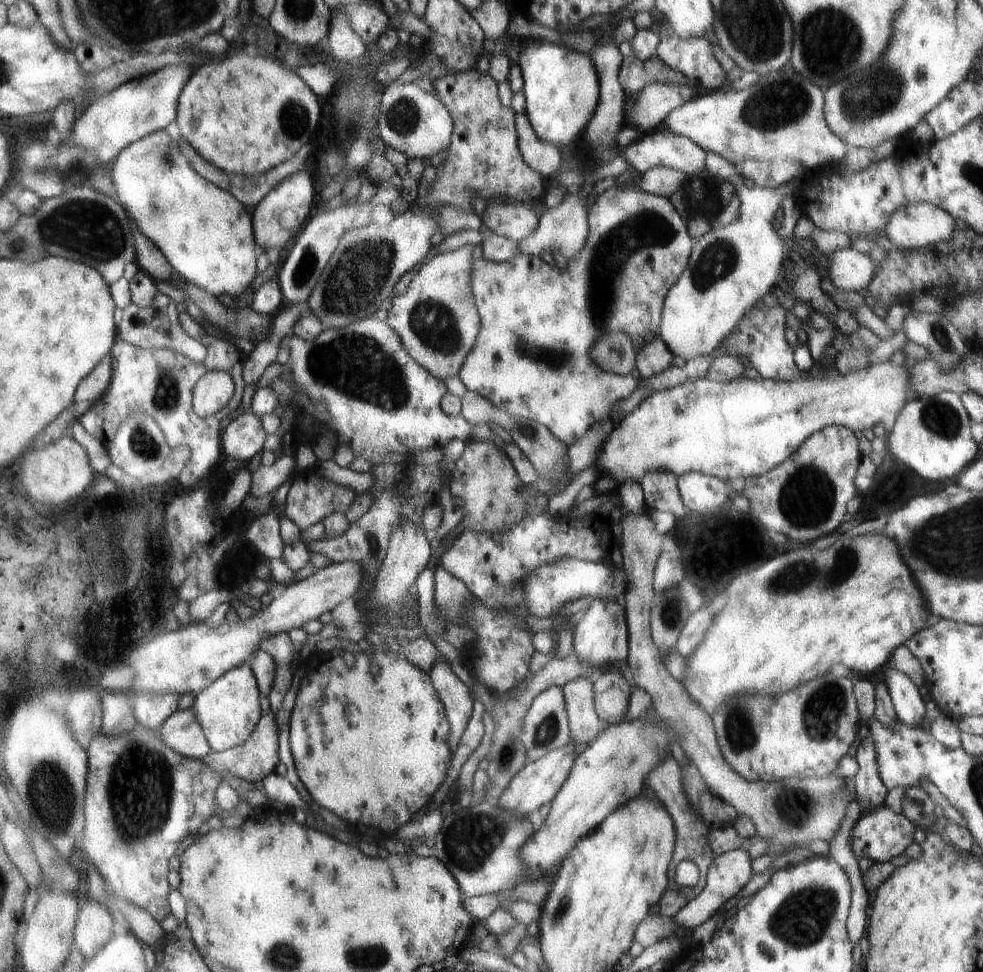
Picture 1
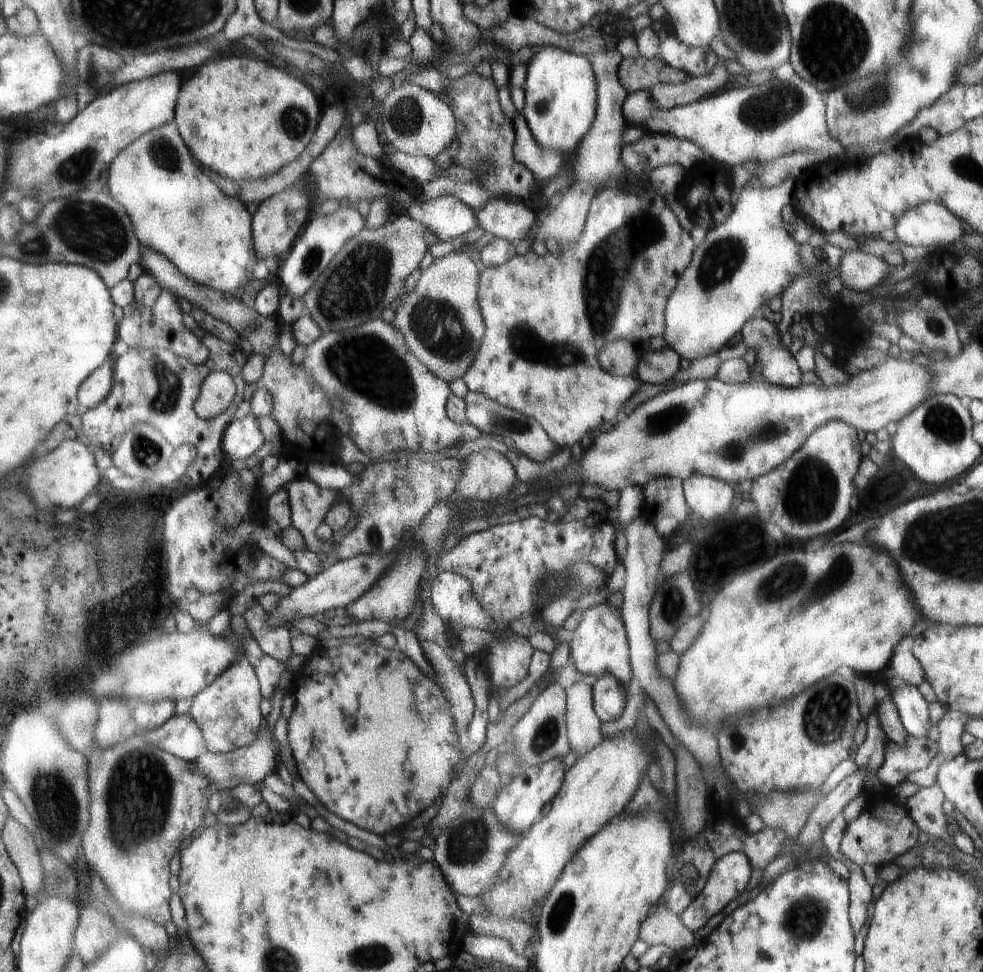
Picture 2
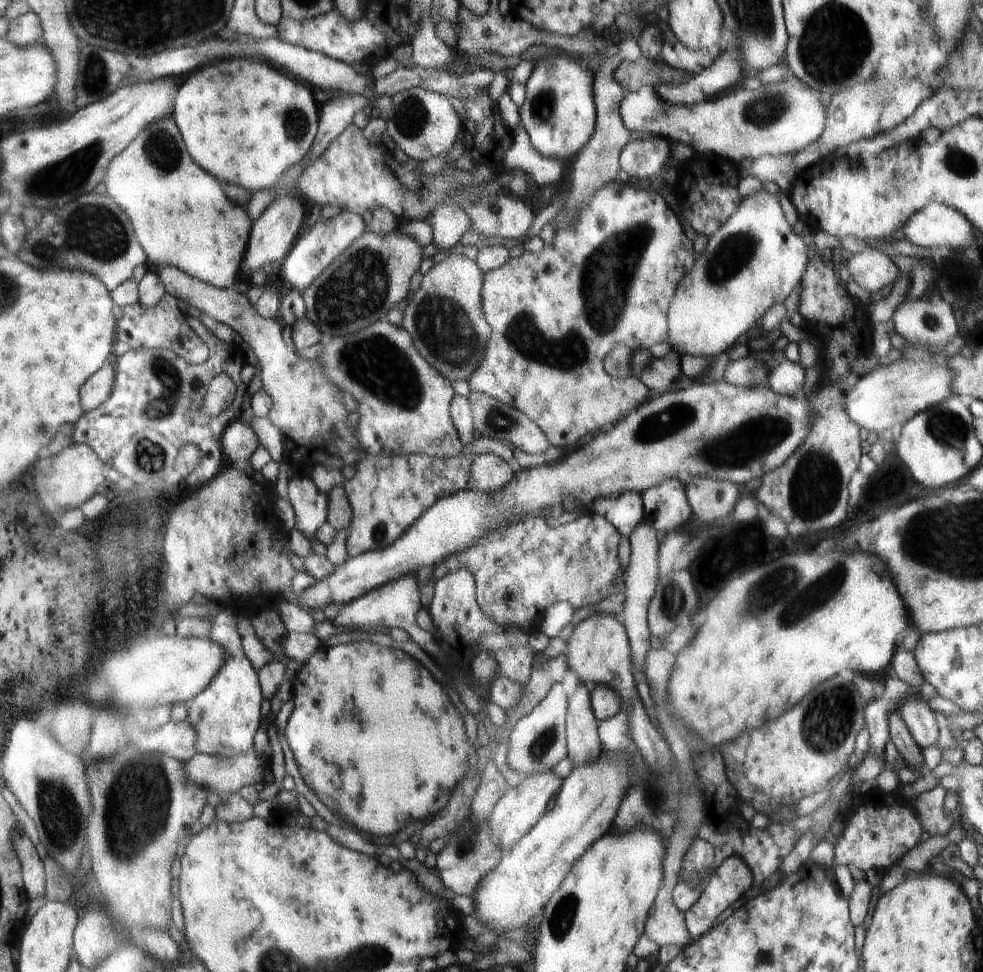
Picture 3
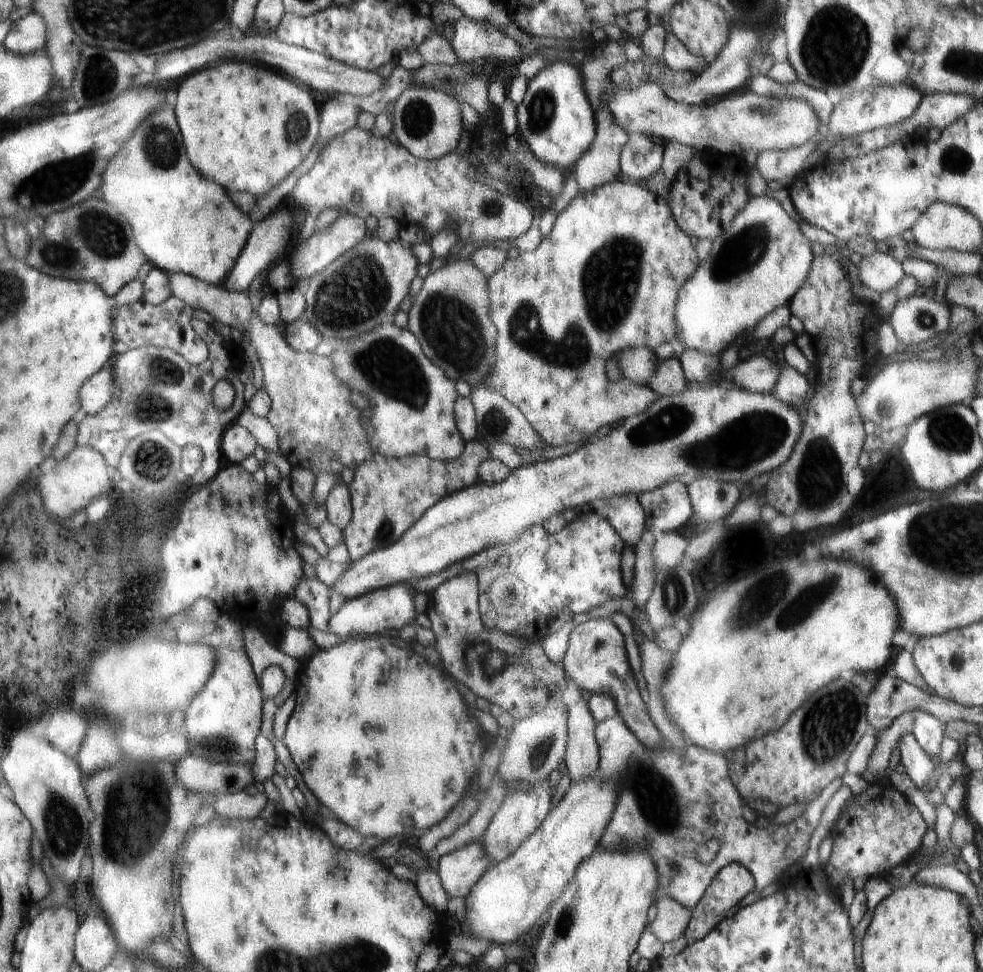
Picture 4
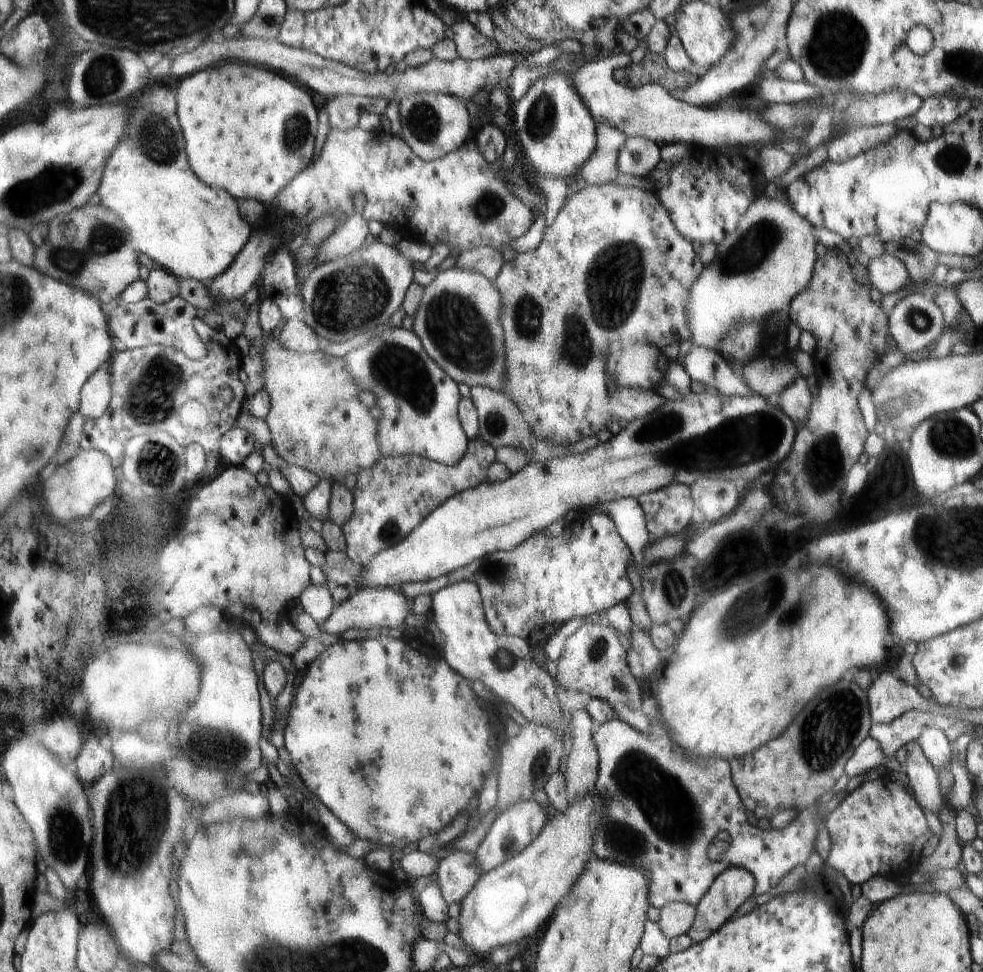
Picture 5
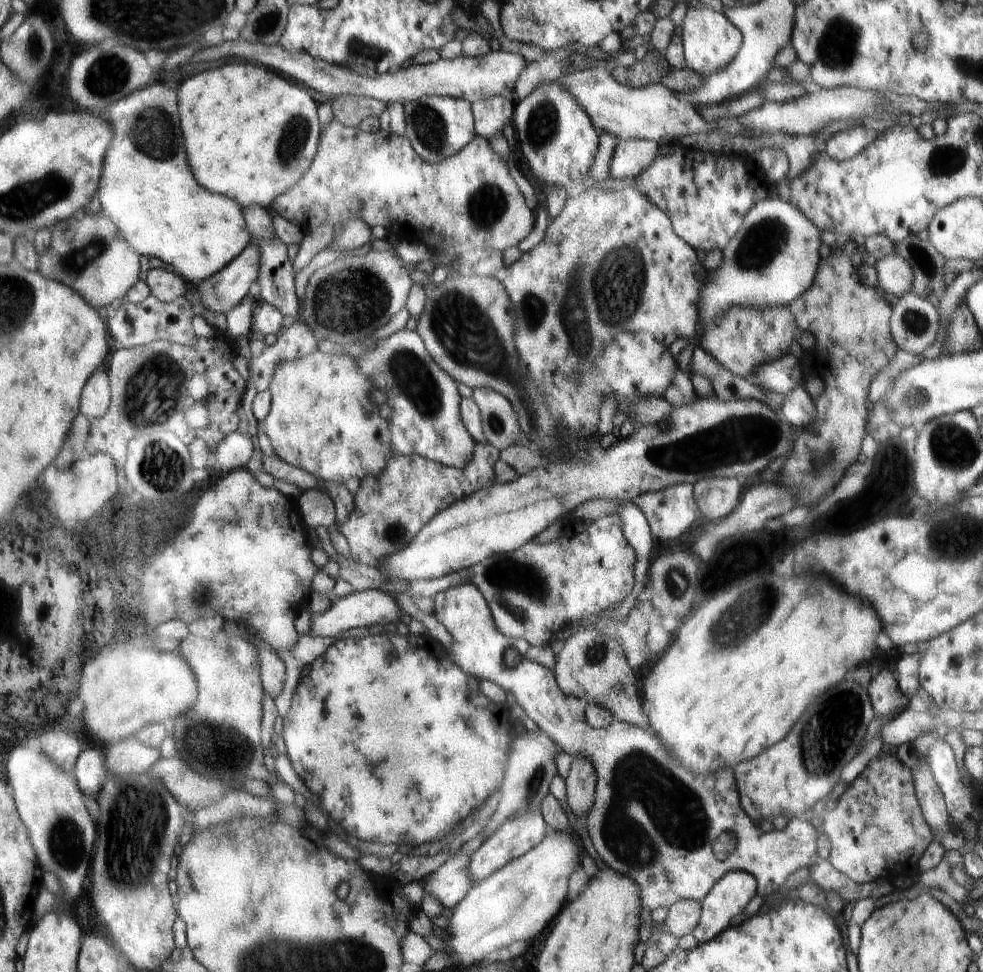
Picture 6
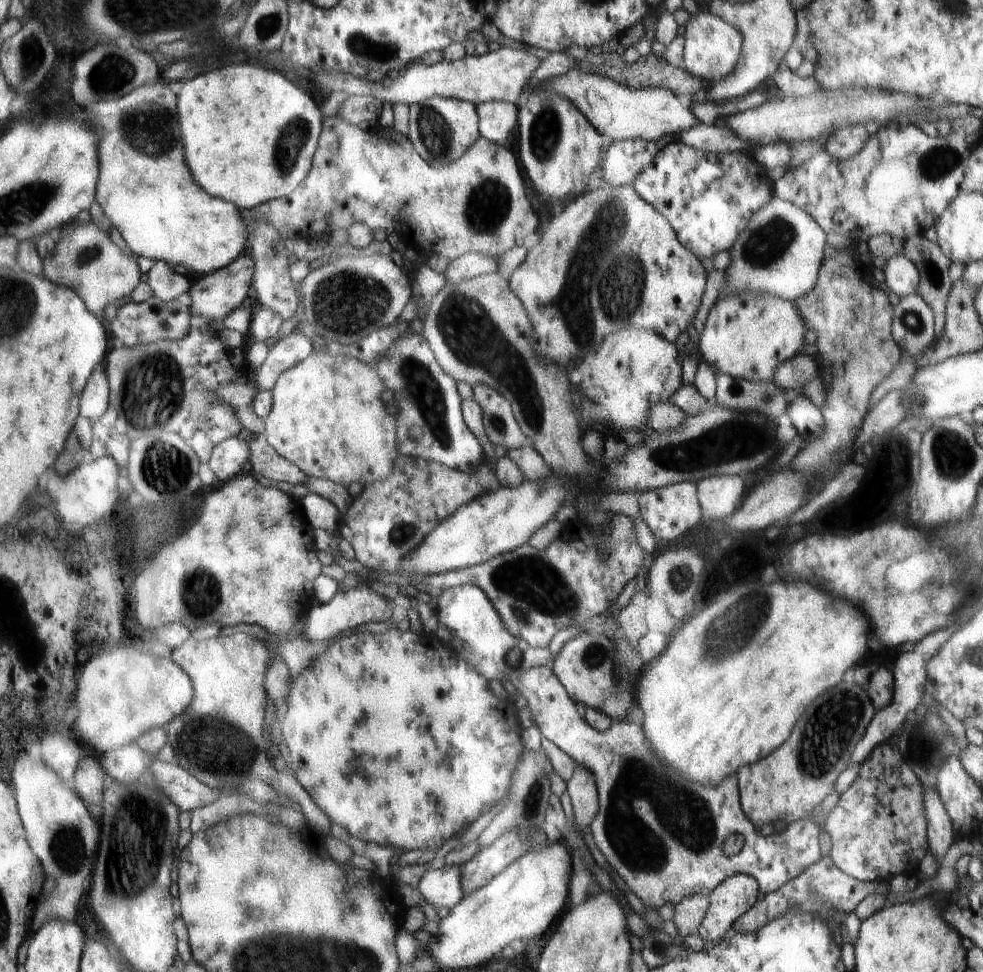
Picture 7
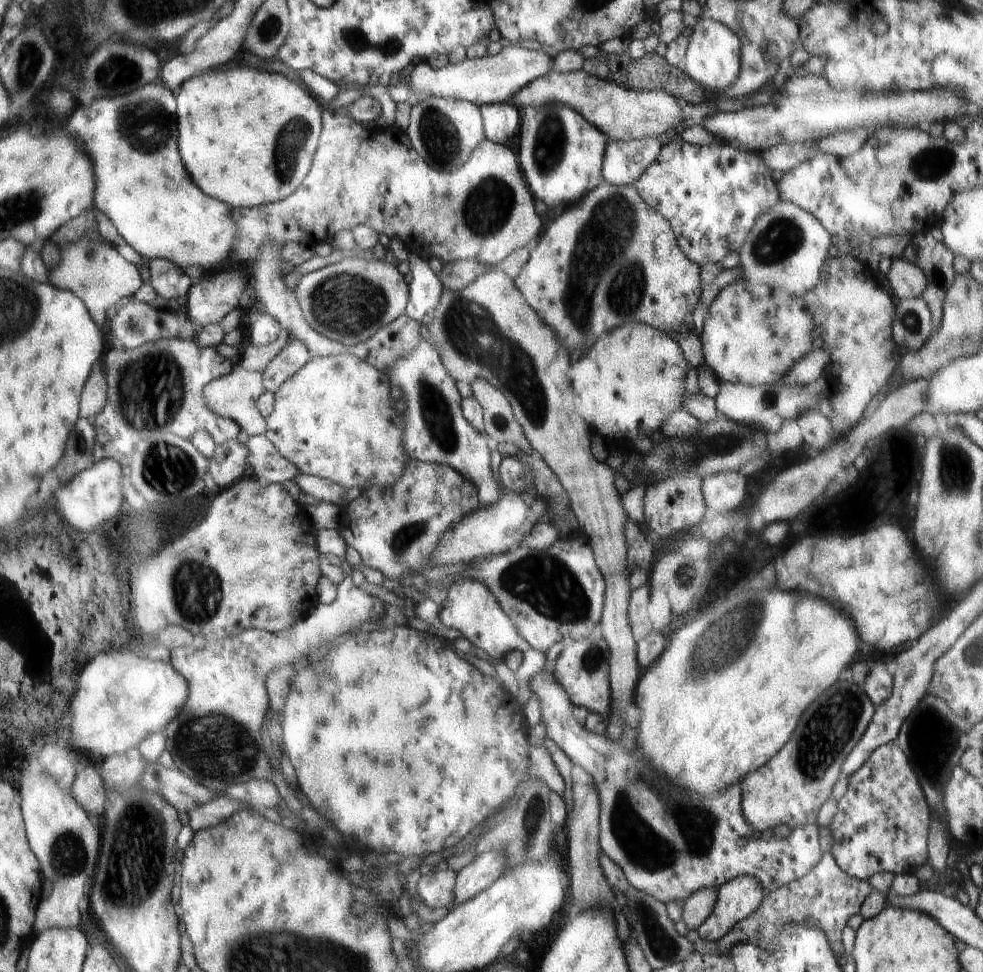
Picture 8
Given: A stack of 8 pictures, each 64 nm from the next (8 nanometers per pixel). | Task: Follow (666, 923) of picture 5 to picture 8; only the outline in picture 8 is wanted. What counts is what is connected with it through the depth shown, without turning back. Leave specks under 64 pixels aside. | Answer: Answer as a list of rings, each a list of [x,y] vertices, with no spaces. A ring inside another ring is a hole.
[[[701,888],[700,891],[694,892],[694,895],[685,900],[682,920],[693,935],[696,934],[702,922],[712,914],[714,904],[716,904],[716,892],[718,892],[717,888]]]

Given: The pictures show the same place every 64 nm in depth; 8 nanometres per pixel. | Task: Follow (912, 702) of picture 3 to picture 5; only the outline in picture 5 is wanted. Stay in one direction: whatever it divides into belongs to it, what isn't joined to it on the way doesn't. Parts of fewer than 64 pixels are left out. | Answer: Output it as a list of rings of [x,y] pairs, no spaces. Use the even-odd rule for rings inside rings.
[[[926,728],[920,736],[918,742],[922,746],[922,752],[926,755],[928,762],[934,765],[937,774],[944,772],[946,764],[950,763],[951,747],[950,741],[943,731],[934,728]]]

